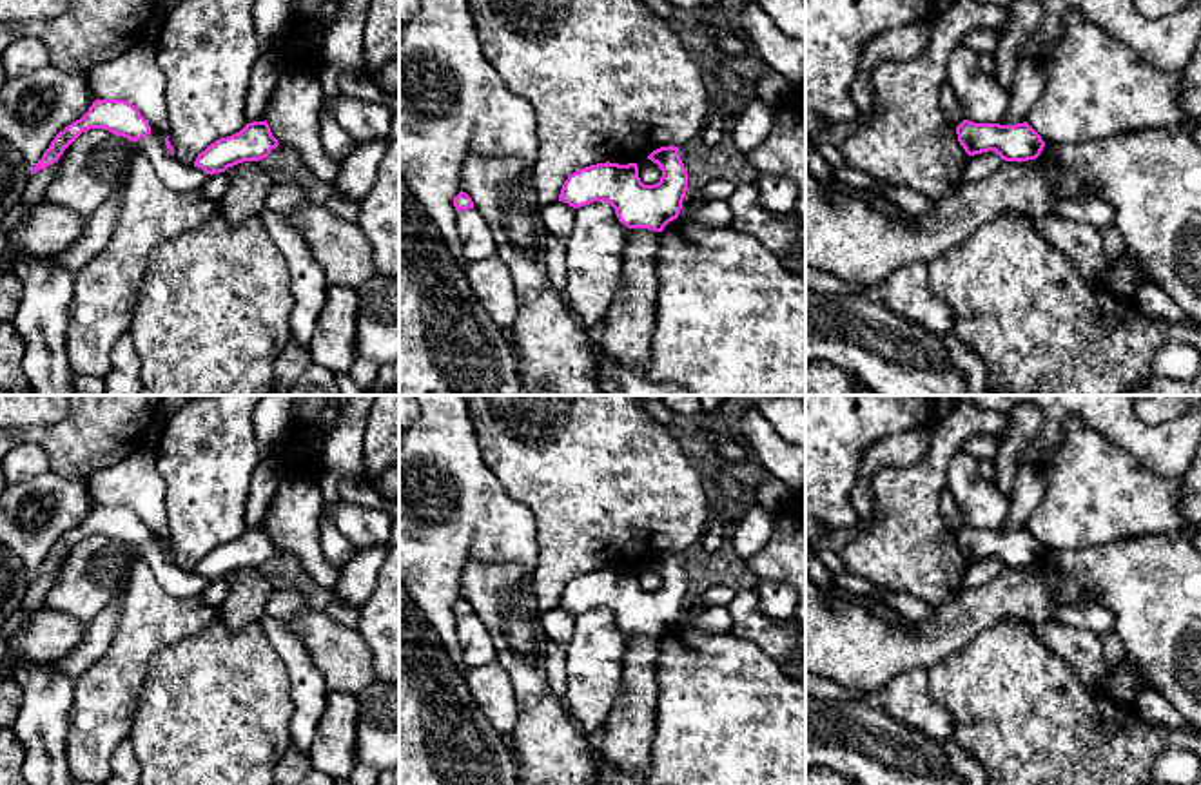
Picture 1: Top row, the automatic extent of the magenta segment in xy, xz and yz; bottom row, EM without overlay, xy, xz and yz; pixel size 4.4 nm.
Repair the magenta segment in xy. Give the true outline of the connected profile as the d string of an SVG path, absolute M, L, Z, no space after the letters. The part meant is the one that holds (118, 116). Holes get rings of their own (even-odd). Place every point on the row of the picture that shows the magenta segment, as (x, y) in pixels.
M96 100L80 120L54 136L42 160L31 167L31 174L58 161L63 150L89 129L105 129L131 141L138 141L151 134L149 121L132 103L125 100Z

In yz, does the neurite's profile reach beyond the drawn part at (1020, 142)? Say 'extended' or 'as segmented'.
as segmented

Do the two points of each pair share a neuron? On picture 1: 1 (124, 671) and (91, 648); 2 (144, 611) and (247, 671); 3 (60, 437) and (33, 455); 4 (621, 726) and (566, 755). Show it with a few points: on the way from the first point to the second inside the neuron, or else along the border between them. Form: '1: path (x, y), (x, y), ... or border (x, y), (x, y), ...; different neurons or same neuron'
1: border (120, 615), (109, 646), (75, 680); different neurons
2: border (218, 617), (196, 633), (165, 646), (153, 659); different neurons
3: border (19, 443), (35, 443), (46, 454), (51, 468); different neurons
4: border (599, 736), (597, 751); different neurons

